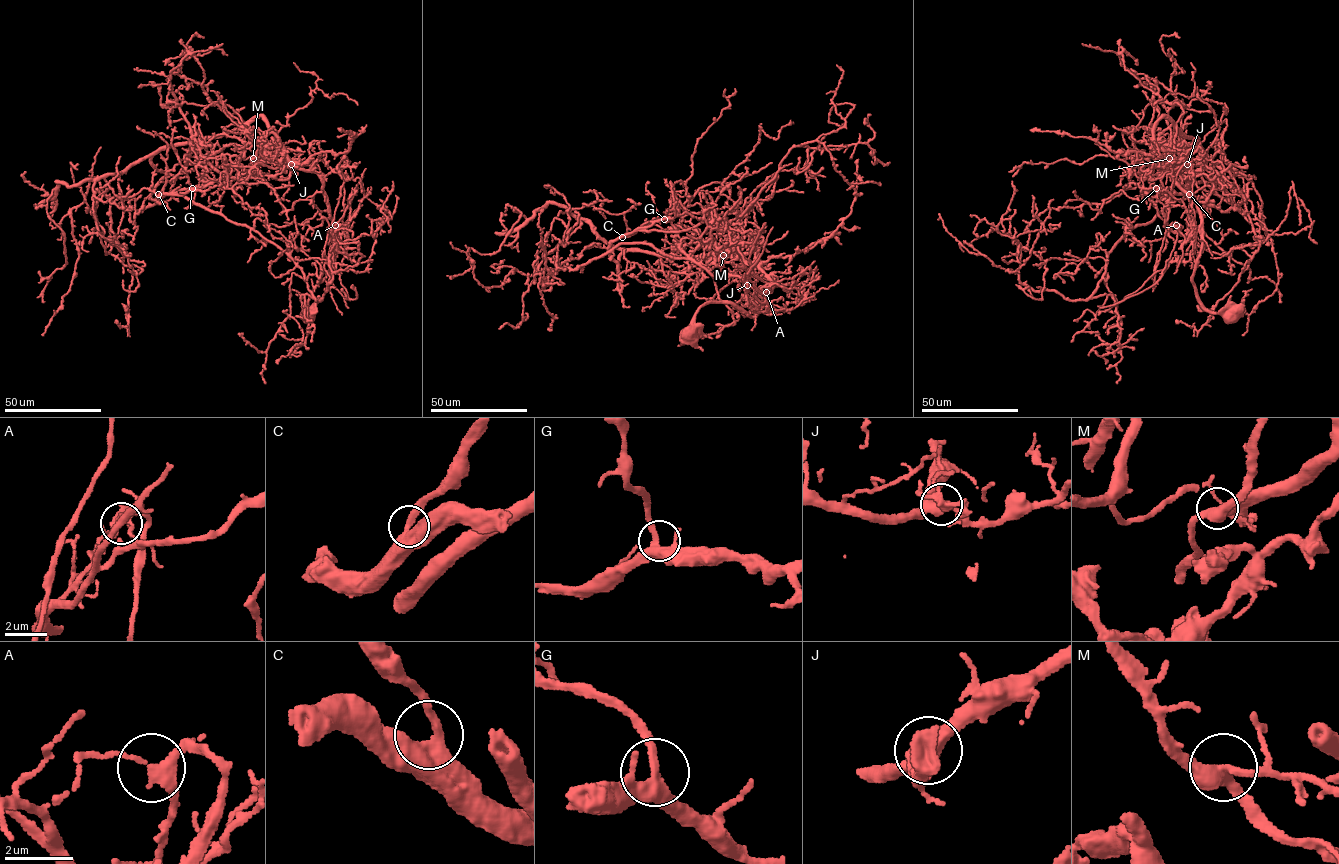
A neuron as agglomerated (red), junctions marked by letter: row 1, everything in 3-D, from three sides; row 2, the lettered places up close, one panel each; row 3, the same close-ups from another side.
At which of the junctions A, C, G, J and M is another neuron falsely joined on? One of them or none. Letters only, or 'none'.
M

